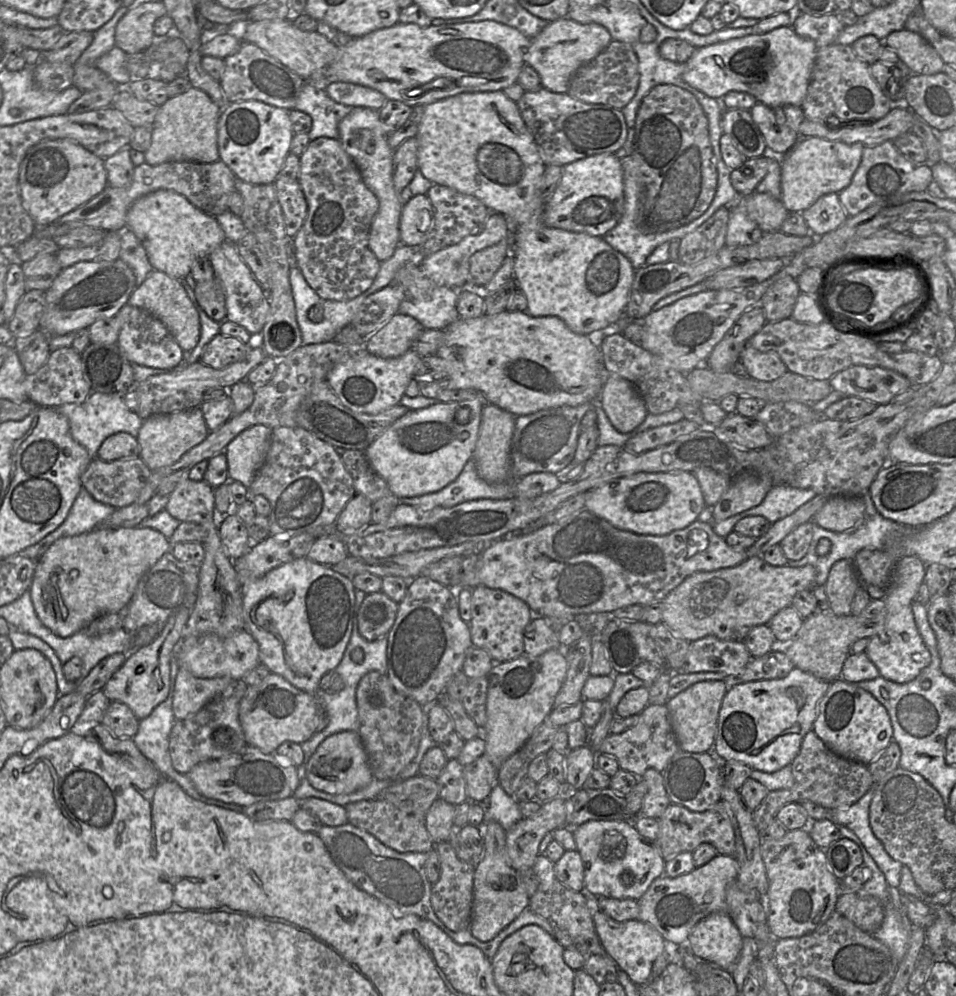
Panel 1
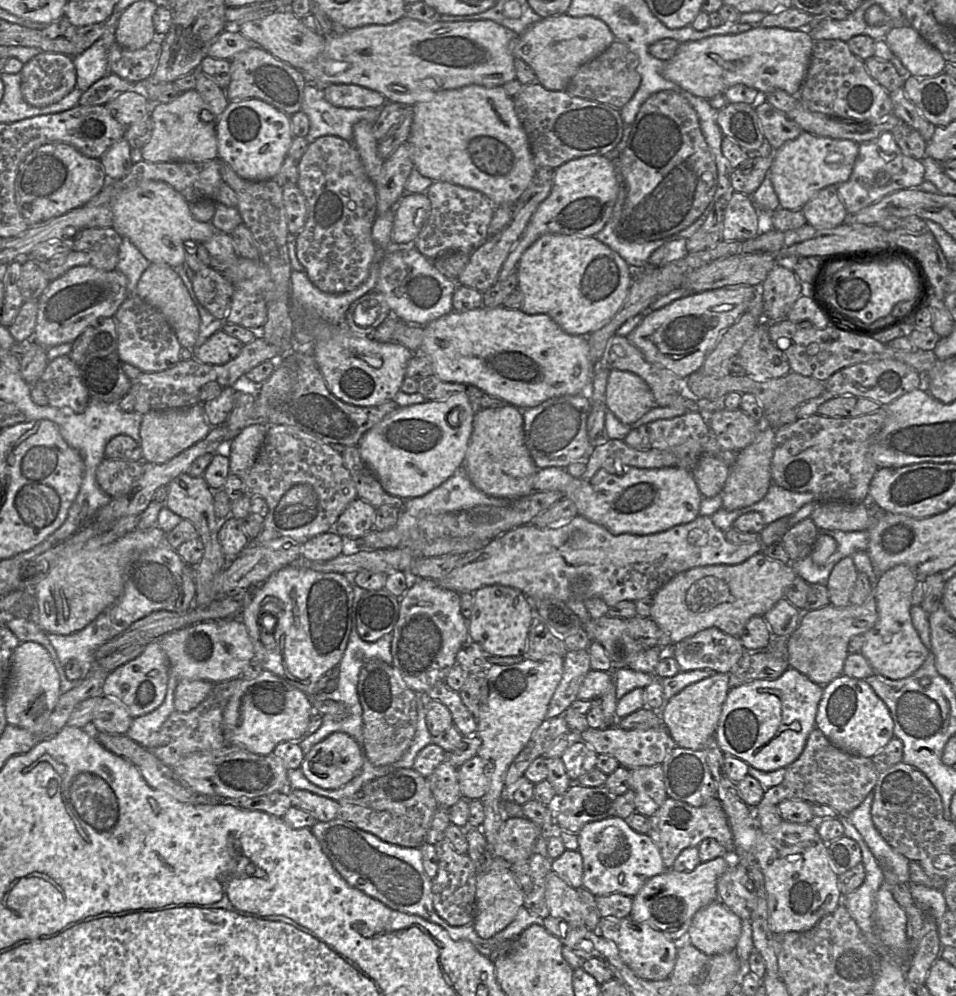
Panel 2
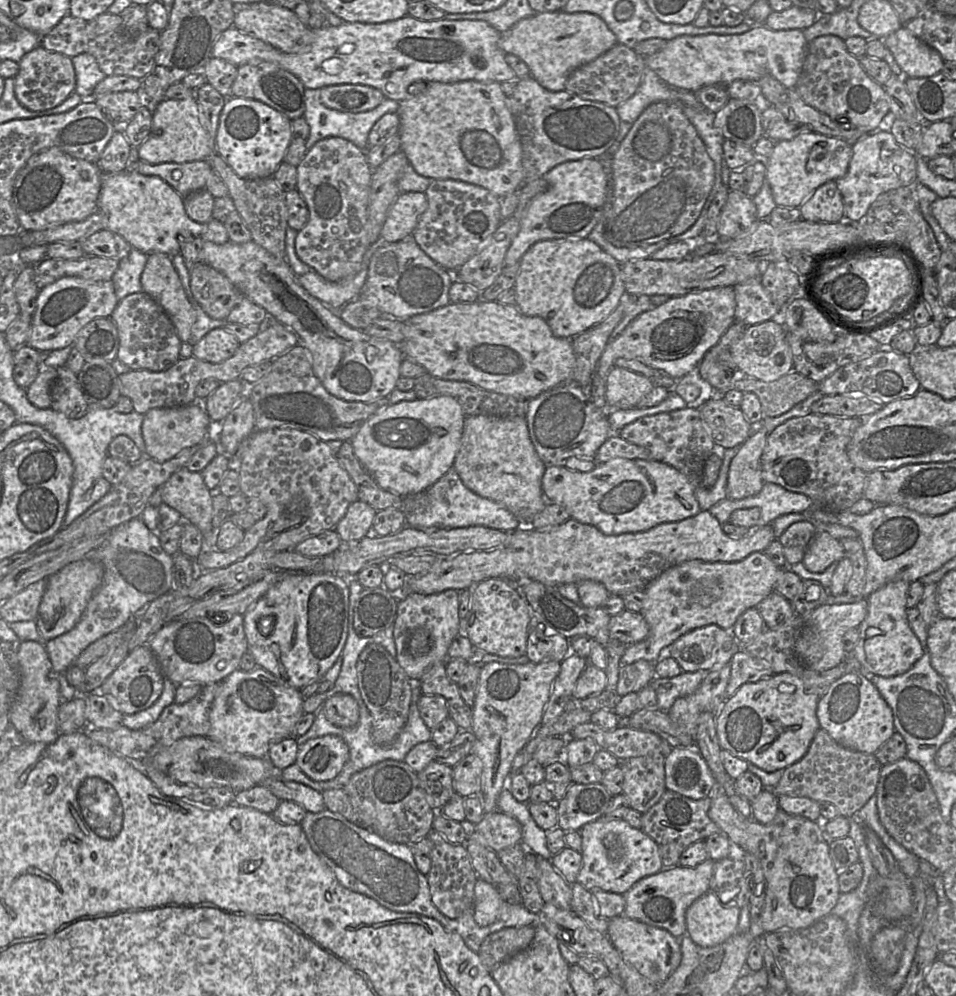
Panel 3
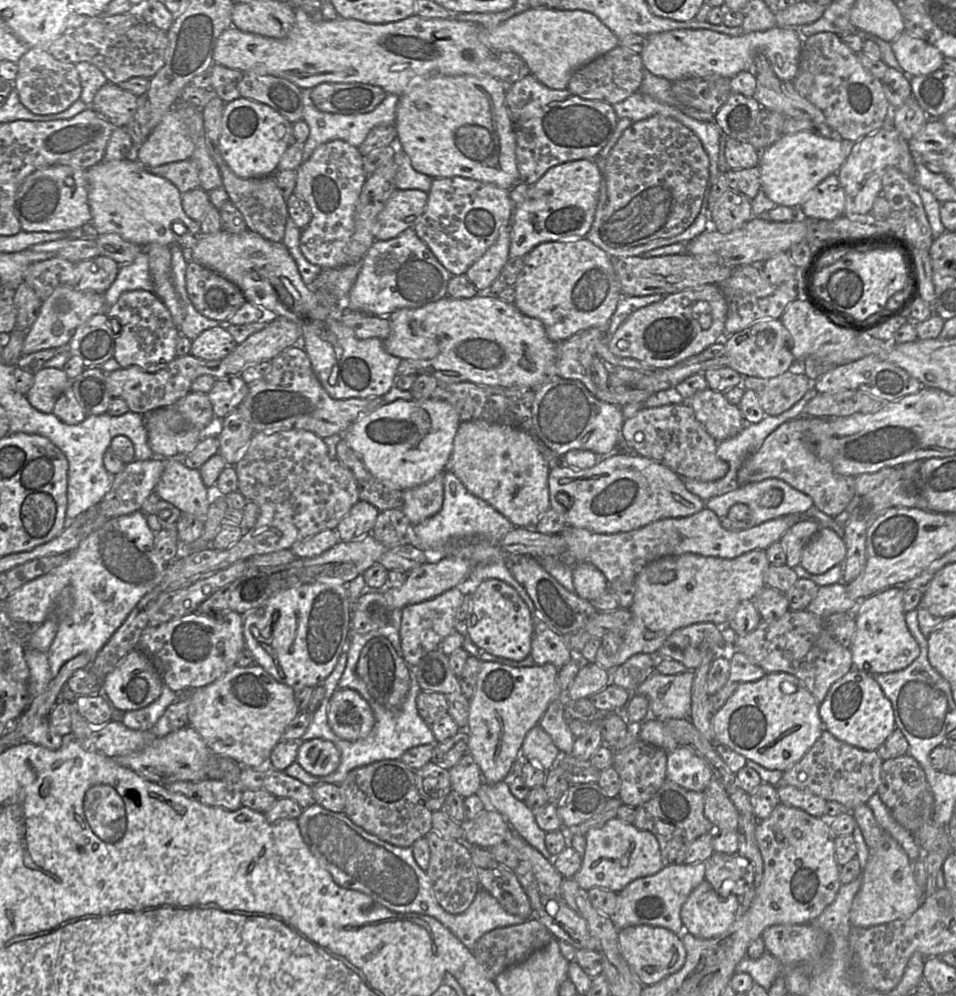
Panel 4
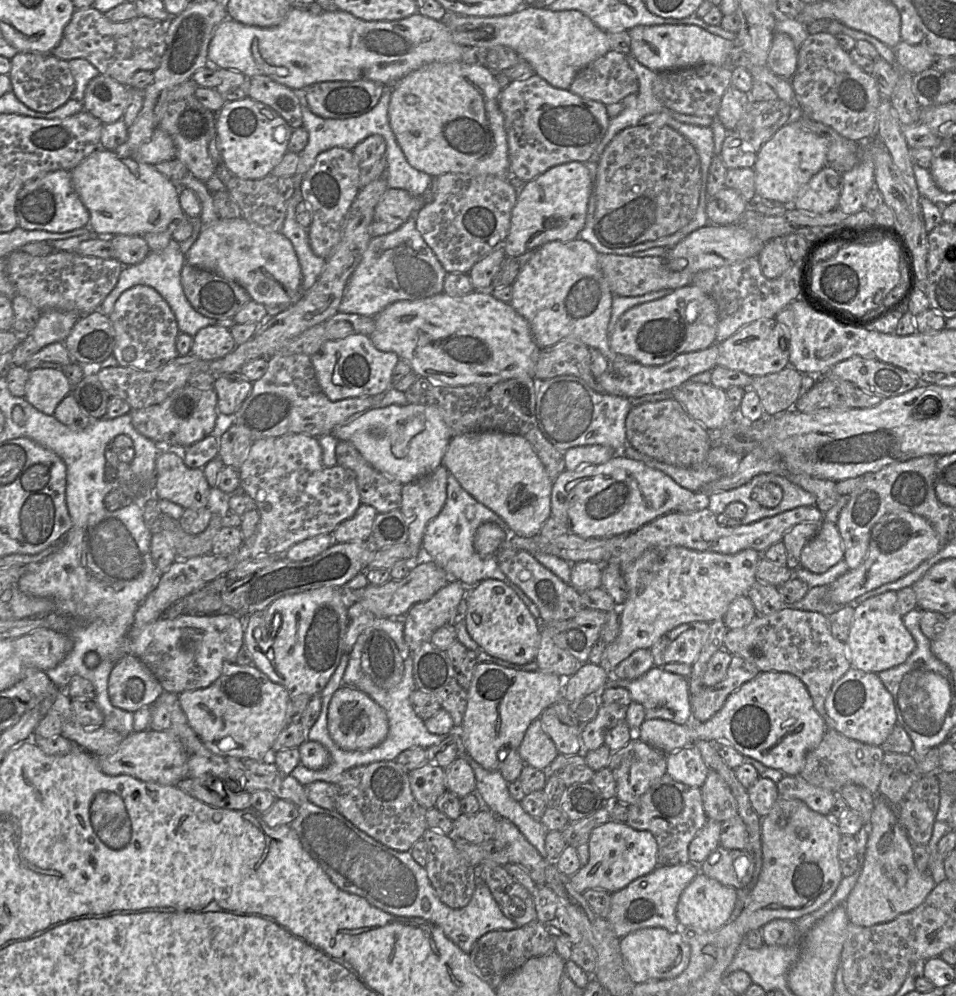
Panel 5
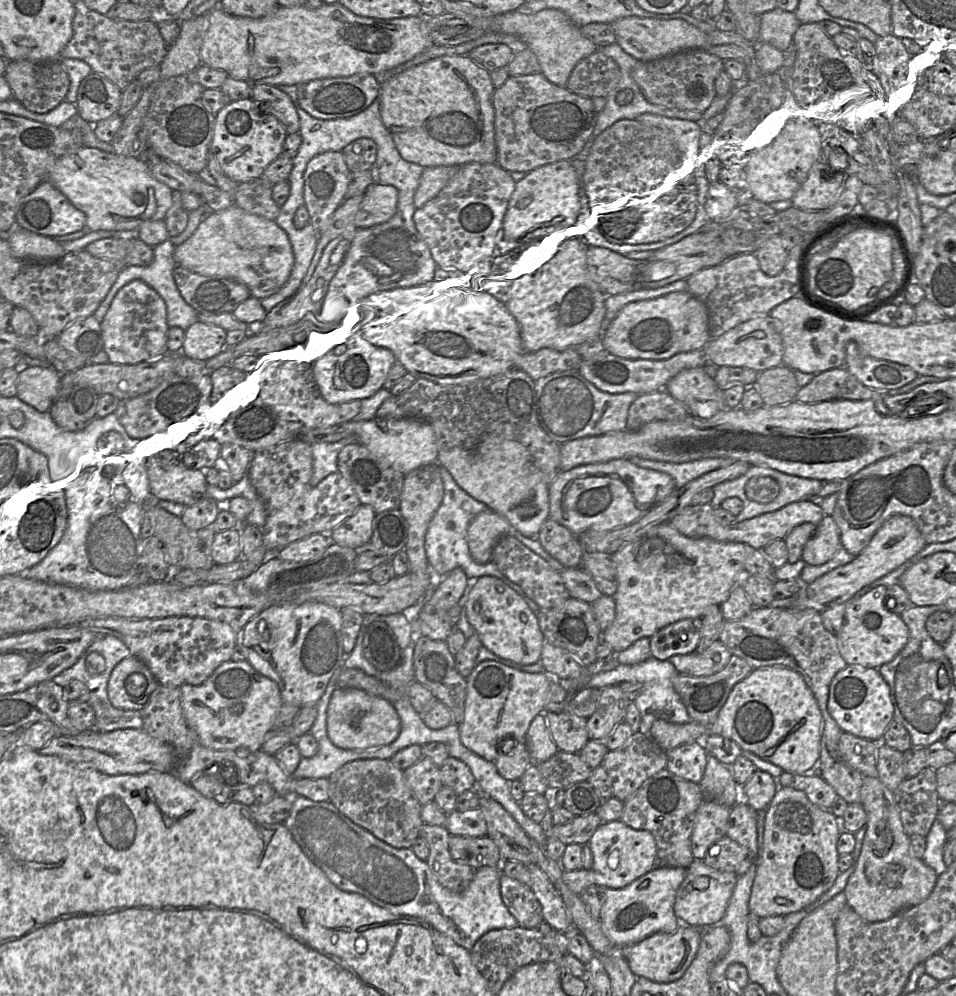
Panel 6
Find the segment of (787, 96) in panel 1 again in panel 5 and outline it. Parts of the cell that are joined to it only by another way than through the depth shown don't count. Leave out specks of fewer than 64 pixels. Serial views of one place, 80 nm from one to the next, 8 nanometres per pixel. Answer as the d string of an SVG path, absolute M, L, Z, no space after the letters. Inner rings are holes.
M638 25L628 30L630 54L654 72L691 68L702 64L728 65L733 41L714 35L695 25ZM775 32L768 53L767 66L779 77L791 81L797 69L798 48L792 38L781 32Z

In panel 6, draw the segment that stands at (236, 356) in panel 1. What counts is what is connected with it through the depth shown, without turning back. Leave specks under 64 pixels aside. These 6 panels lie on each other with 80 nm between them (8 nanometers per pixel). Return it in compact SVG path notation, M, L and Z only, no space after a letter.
M196 322L186 330L182 355L207 363L231 347L227 344L227 331L213 324Z

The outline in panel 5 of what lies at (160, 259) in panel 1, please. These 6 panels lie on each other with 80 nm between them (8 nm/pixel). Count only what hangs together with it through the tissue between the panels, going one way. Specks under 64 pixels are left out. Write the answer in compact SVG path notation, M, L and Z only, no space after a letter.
M98 148L84 158L71 171L72 183L80 200L90 214L90 230L93 230L101 239L111 239L115 235L144 236L149 232L166 231L174 219L187 217L179 202L180 188L153 165L138 160L137 151L129 157L122 157L115 151Z

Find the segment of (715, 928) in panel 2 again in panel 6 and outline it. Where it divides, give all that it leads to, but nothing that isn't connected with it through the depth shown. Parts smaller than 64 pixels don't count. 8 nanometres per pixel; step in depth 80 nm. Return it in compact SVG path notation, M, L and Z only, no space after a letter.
M694 859L686 869L686 876L676 893L675 915L690 926L712 926L718 924L726 912L739 876L732 872L716 870L706 865L703 860L698 859Z

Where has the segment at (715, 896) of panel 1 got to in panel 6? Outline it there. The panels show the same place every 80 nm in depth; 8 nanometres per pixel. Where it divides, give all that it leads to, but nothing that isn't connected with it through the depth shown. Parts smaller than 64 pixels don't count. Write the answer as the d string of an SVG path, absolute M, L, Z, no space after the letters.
M655 867L621 889L605 888L606 900L601 909L600 922L610 942L622 947L637 943L654 933L675 932L678 918L674 913L674 903L686 871L683 867Z

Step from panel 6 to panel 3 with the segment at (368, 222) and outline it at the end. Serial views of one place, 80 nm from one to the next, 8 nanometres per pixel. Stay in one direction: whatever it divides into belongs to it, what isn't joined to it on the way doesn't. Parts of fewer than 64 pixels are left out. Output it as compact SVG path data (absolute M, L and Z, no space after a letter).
M401 192L388 211L380 239L394 243L411 236L427 207L424 192Z

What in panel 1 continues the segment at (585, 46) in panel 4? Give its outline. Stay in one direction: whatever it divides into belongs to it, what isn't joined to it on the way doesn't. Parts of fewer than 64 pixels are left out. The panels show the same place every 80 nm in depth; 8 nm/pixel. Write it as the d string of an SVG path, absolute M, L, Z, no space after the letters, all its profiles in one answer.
M569 17L556 19L531 38L524 61L539 75L541 86L554 93L568 93L570 80L583 64L597 57L612 41L608 30L597 24L581 24Z

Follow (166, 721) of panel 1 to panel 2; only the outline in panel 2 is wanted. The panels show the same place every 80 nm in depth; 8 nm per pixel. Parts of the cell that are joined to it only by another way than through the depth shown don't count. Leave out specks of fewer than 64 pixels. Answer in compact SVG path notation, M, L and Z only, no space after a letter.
M170 672L166 697L163 703L154 711L133 719L126 735L141 746L148 744L148 738L155 732L159 731L163 723L170 714L175 710L174 695L177 683L180 679Z

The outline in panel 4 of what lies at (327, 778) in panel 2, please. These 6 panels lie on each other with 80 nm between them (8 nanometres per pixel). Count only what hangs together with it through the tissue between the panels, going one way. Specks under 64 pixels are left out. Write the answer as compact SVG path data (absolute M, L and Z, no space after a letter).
M314 738L299 742L296 763L311 775L327 776L338 768L340 752L332 742Z

